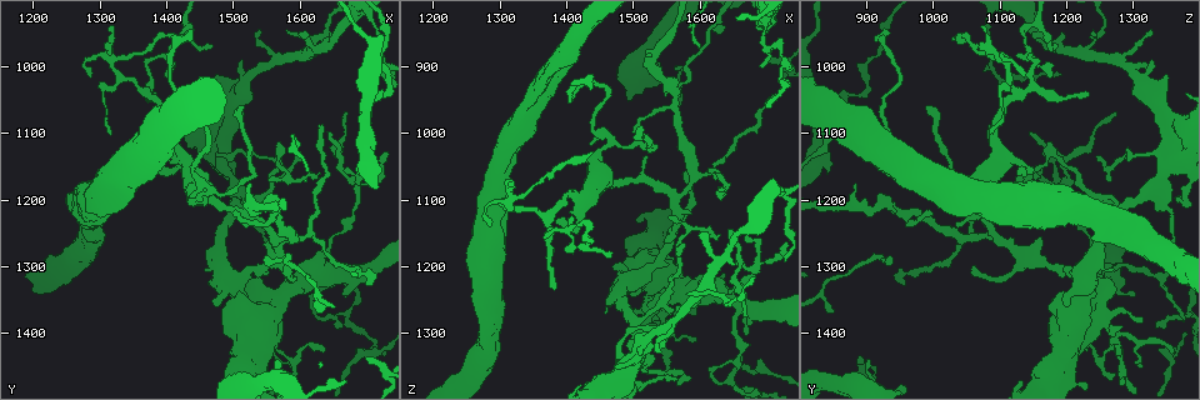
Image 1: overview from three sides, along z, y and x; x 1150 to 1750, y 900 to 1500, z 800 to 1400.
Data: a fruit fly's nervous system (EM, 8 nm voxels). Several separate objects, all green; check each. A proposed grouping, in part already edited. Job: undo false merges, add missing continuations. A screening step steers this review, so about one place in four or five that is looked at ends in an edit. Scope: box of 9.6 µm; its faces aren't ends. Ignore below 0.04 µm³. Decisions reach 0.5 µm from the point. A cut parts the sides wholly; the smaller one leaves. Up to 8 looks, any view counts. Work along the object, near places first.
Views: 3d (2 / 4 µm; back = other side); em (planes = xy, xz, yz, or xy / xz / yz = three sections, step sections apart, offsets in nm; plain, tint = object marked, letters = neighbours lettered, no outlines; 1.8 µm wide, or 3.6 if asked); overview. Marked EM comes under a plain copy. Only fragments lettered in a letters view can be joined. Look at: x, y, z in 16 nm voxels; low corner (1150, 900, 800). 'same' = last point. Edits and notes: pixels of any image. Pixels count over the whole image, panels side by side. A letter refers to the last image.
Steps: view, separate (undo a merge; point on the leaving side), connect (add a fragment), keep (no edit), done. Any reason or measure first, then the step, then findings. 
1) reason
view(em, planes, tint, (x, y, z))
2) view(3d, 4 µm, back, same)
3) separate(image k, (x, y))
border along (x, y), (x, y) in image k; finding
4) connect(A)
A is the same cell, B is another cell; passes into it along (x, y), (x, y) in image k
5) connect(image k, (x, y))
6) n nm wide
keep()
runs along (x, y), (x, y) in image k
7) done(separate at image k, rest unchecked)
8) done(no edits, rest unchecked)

tapers out
view(3d, 2 µm, (1470, 970, 1185))

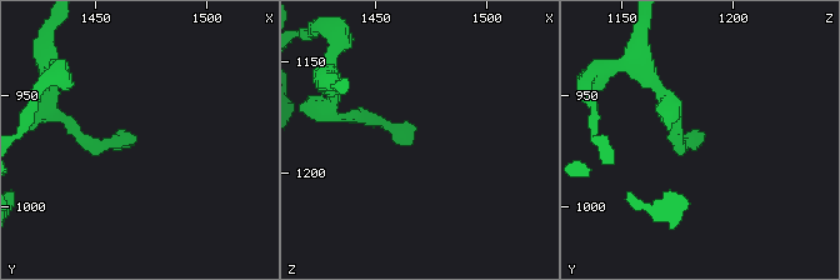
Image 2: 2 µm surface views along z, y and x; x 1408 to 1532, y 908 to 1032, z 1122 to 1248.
view(em, 3.6 µm, planes, letters, (1466, 967, 1186))

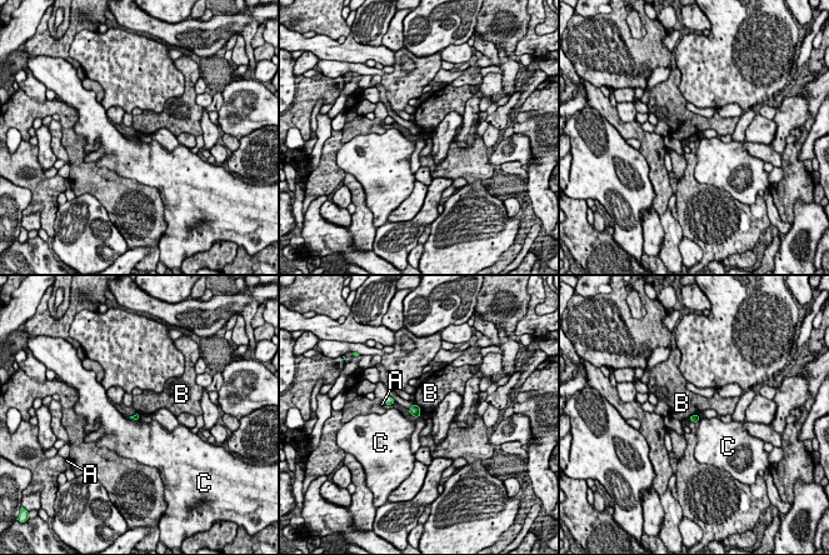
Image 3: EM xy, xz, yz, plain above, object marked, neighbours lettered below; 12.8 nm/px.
keep()
A, B and C are other cells; border along (699, 414), (692, 414), (688, 418) in image 3; none of them fits

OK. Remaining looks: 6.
view(em, 3.6 µm, yz, step 16, tint, (1460, 1195, 1075))

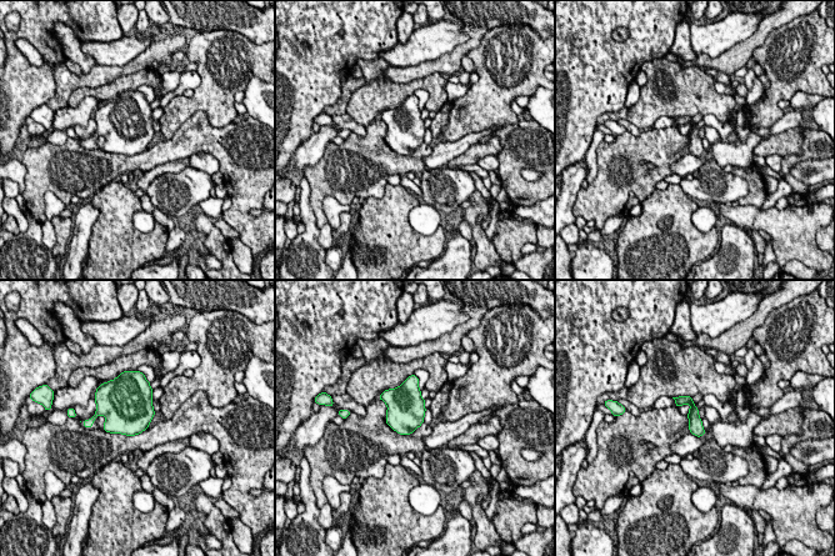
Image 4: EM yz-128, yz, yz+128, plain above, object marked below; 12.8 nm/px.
view(em, 3.6 µm, planes, letters, same)

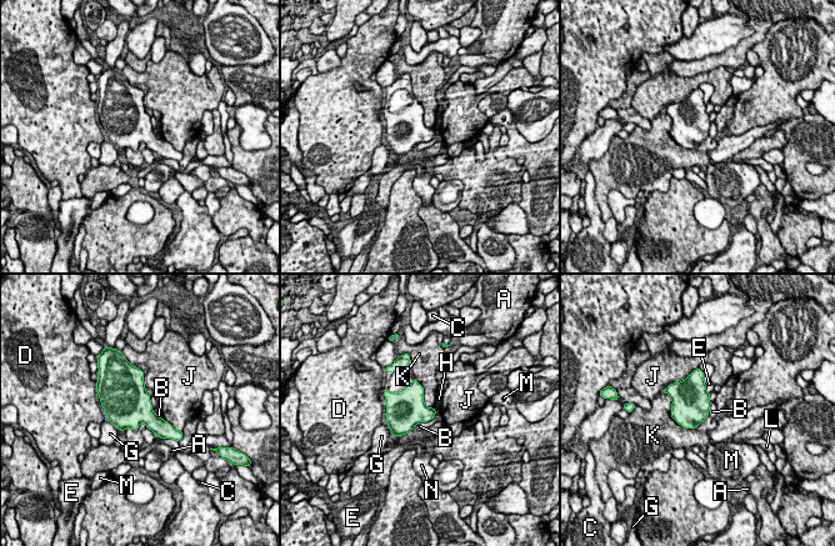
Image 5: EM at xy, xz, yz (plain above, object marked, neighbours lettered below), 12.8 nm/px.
420 nm wide
keep()
A, B, C, D, E, G, H, J, K, L, M and N are other cells; border along (663, 391), (683, 426), (706, 419) in image 5; continuous, no second neuron

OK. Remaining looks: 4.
view(3d, 2 µm, (1495, 1330, 1225))

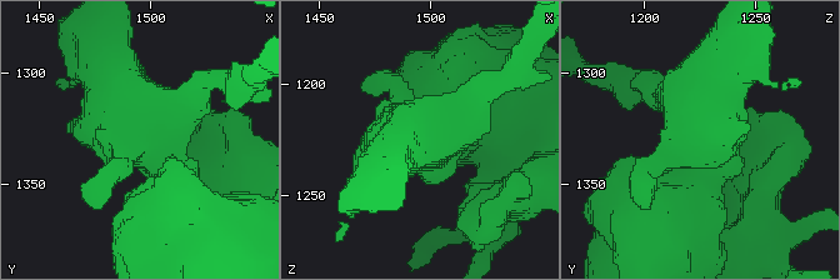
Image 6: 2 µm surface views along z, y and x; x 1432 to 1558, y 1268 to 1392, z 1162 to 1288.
3 arms; arms of 200, 320, 700 nm; now the EM
view(em, 3.6 µm, xz, step 16, tint, (1493, 1330, 1227))

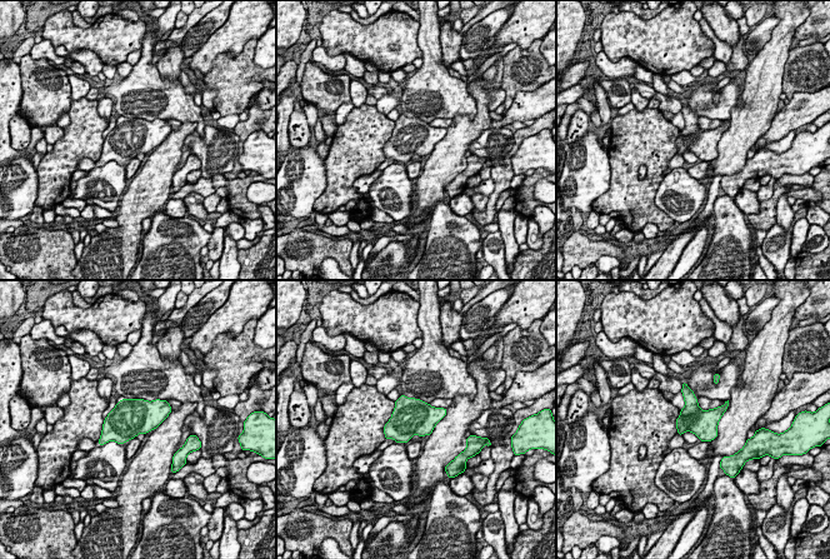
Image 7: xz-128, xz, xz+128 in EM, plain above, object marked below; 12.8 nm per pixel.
another direction
view(em, 3.6 µm, planes, letters, same)

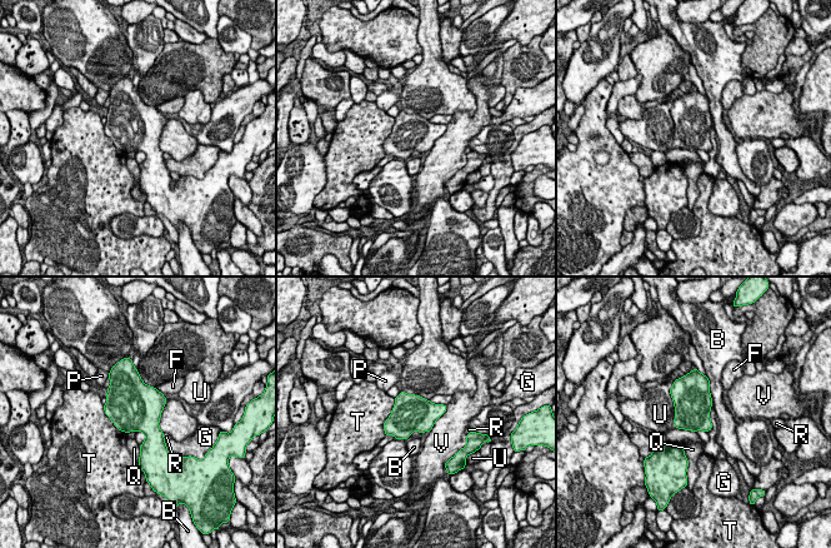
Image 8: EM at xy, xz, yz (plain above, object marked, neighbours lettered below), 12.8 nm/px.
T touches over 500 nm
keep()
B, F, G, P, Q, R, T, U and V are other cells; border along (706, 374), (709, 393), (712, 400) in image 8; all the same neuron

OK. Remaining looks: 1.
branch point
view(em, 3.6 µm, planes, letters, (1285, 1220, 1220))

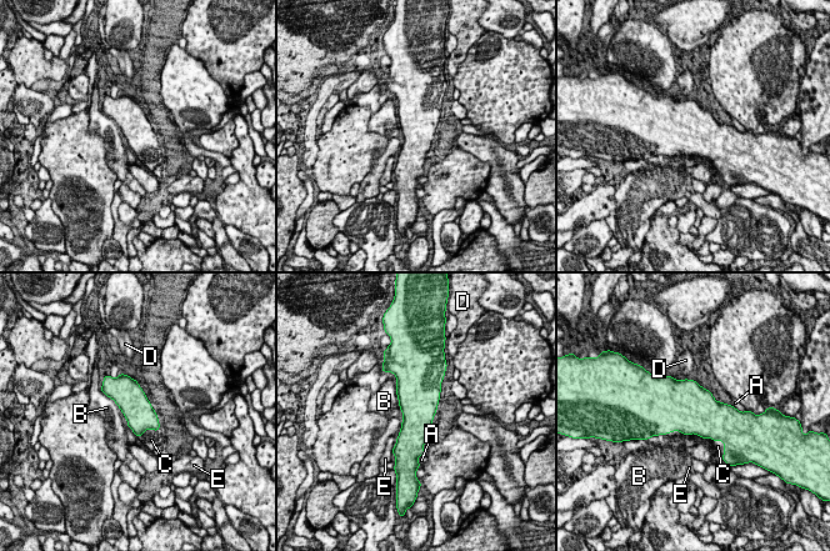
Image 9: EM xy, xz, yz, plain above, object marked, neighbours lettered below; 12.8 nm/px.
connect(C)
C is the same cell, A, B, D and E are other cells; the neuron continues

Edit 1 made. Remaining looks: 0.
done(connect at image 9, rest unchecked)

